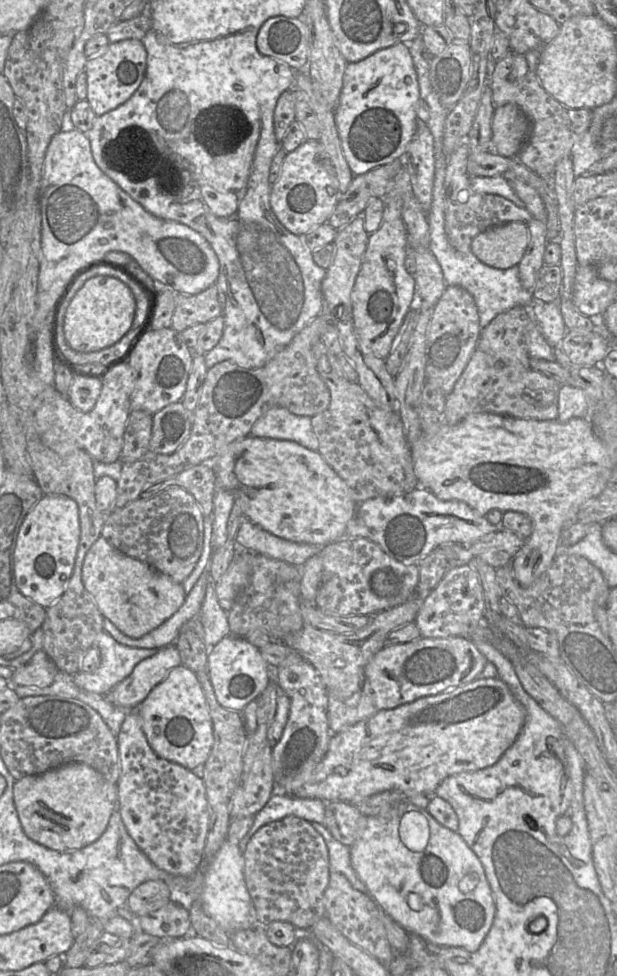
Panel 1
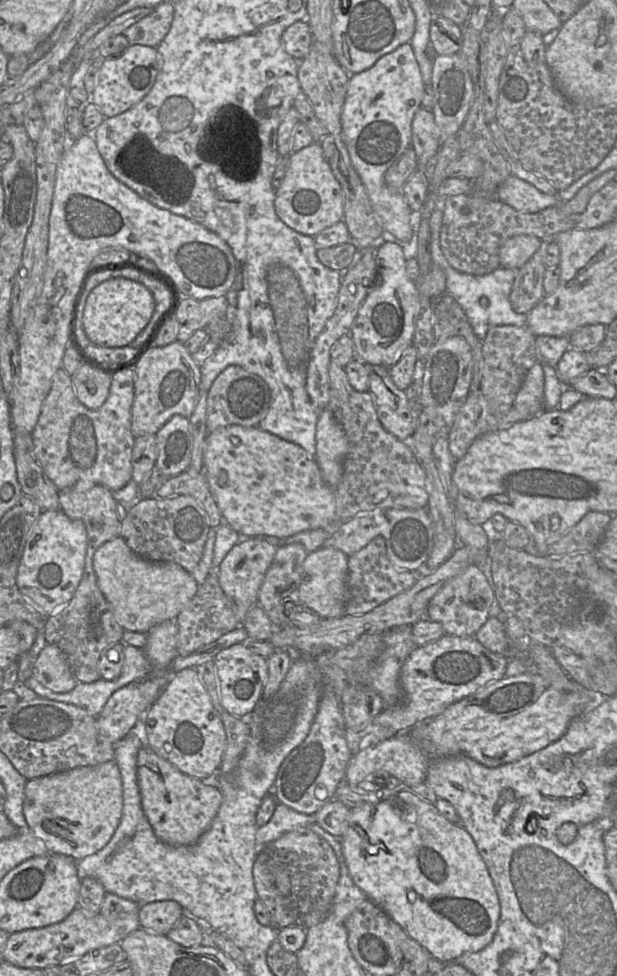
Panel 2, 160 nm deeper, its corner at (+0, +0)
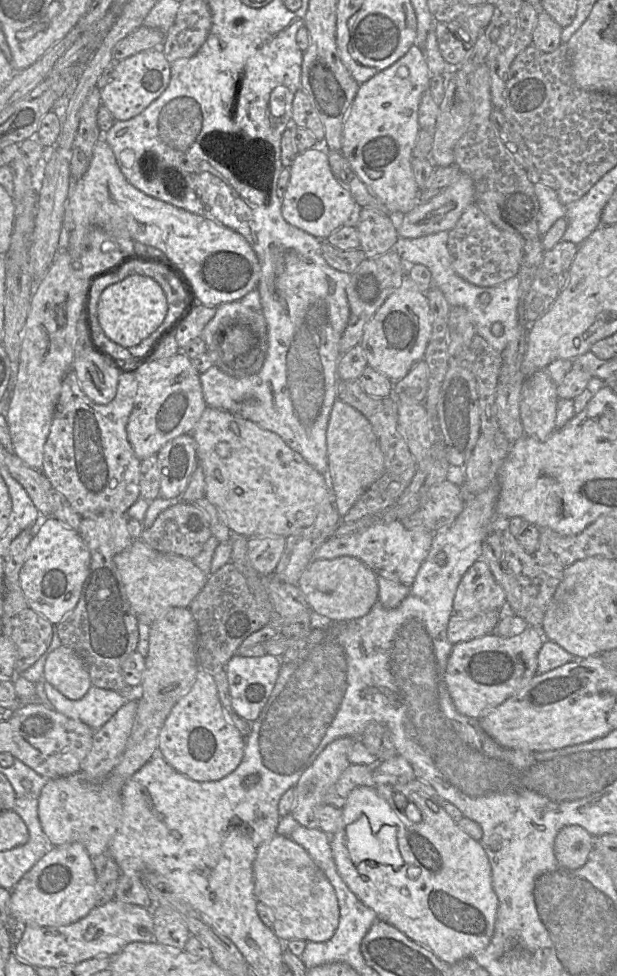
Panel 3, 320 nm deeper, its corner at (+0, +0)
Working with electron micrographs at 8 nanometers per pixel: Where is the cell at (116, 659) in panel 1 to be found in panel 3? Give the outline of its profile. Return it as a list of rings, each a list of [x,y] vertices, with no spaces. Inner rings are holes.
[[[43,680],[44,689],[51,704],[63,715],[79,720],[93,730],[98,730],[128,701],[124,695],[92,685],[85,696],[71,700],[50,683]]]

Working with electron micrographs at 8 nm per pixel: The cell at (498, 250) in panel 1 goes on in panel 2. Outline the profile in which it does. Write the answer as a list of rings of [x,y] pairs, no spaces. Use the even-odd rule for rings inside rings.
[[[516,235],[508,238],[500,247],[500,266],[509,269],[520,269],[539,249],[541,241],[532,235]]]

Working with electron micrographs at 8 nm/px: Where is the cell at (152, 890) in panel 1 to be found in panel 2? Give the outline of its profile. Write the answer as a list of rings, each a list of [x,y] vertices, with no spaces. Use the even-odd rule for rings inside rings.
[[[156,901],[141,905],[138,919],[143,929],[158,935],[167,936],[185,913],[184,909],[176,901]]]

